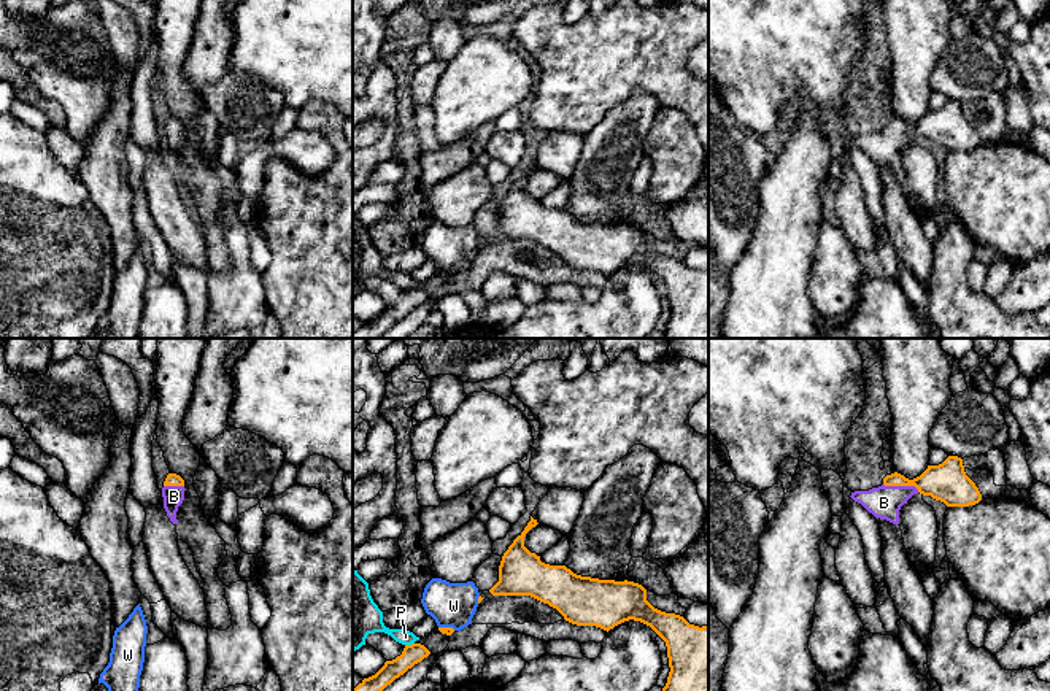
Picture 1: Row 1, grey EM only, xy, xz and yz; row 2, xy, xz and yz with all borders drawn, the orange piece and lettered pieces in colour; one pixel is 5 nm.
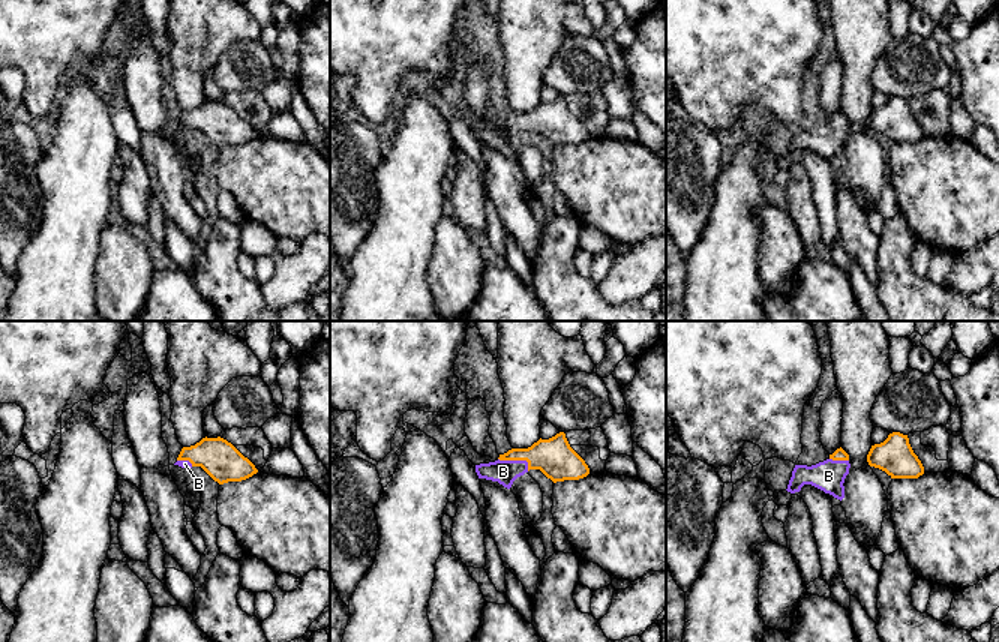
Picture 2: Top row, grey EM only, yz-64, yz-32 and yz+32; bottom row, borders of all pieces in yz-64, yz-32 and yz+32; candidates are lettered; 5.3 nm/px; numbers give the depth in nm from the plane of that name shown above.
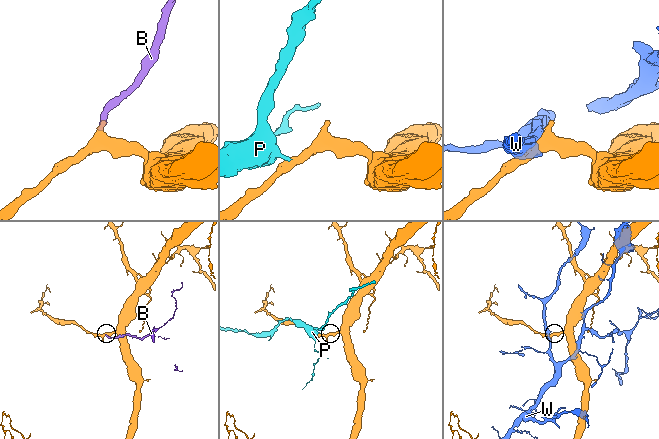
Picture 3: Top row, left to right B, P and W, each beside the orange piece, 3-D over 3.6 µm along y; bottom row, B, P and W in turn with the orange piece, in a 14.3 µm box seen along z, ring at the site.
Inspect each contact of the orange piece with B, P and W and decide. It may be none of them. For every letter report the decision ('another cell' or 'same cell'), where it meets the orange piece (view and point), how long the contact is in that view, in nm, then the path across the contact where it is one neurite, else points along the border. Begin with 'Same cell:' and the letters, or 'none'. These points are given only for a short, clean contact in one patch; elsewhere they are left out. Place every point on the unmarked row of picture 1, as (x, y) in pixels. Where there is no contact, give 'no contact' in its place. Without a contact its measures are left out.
Same cell: B
B: same cell; meets orange in yz at (901, 129); contact 190 nm long
P: another cell; meets orange in xz at (409, 289); contact 50 nm long
W: another cell; meets orange in xz at (447, 272); contact 90 nm long

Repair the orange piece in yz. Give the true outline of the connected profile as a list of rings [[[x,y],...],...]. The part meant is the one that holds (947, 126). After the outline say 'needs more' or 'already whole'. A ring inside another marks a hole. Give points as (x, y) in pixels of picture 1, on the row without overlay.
[[[948,100],[939,110],[909,124],[894,116],[883,122],[883,129],[869,135],[855,135],[851,143],[861,148],[875,162],[899,168],[899,154],[913,138],[931,140],[947,151],[969,151],[982,145],[975,127],[966,119],[963,103]]] | needs more

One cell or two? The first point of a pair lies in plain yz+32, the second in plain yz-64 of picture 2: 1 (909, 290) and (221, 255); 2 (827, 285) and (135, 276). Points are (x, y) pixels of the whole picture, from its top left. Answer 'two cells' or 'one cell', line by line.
1: one cell
2: two cells

